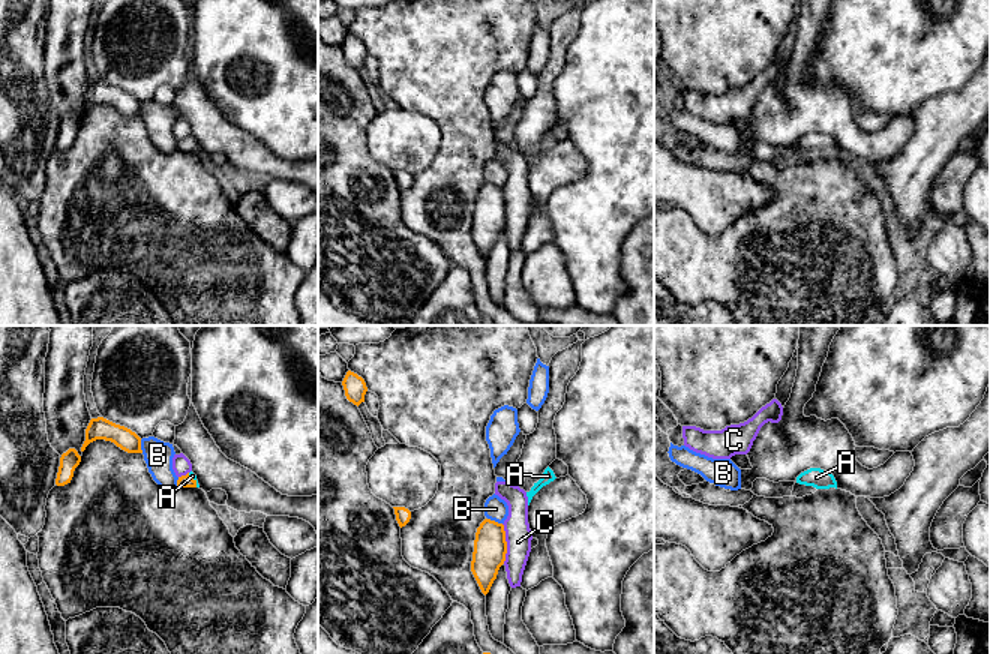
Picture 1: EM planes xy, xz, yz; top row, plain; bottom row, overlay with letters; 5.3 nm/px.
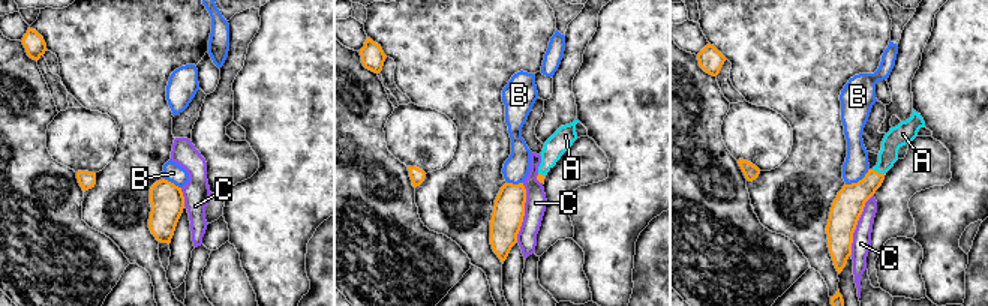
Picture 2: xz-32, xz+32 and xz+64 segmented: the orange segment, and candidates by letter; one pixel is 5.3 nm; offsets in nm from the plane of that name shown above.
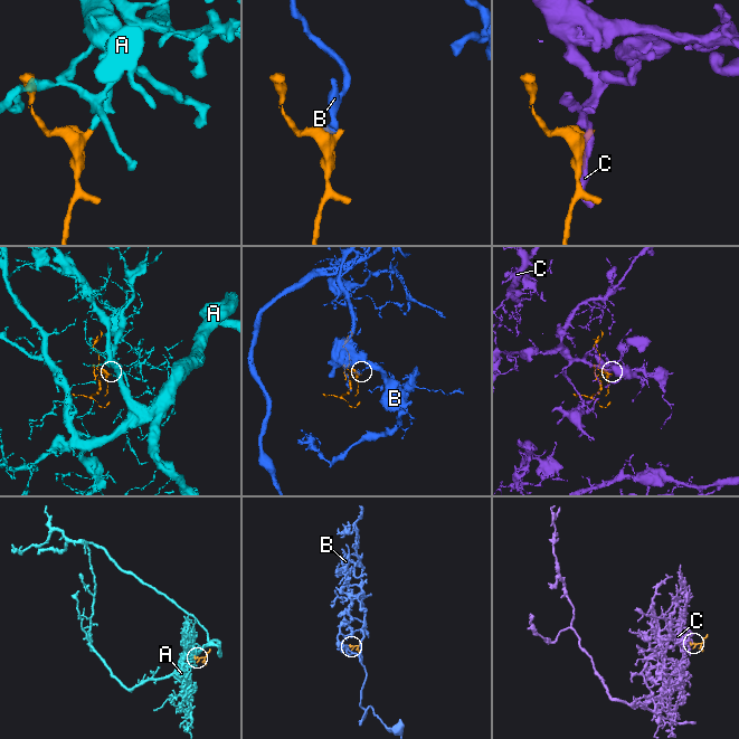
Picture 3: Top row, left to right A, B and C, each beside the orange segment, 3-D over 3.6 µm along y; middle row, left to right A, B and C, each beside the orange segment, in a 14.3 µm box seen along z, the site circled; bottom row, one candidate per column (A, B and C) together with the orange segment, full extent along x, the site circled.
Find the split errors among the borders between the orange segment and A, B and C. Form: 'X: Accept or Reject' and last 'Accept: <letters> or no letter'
A: Accept
B: Reject
C: Reject
Accept: A

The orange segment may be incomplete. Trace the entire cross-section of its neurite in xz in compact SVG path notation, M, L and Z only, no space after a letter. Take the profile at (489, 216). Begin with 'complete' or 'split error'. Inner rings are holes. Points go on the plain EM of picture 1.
complete | M484 183L476 196L471 236L486 260L506 225L507 206L504 189Z

